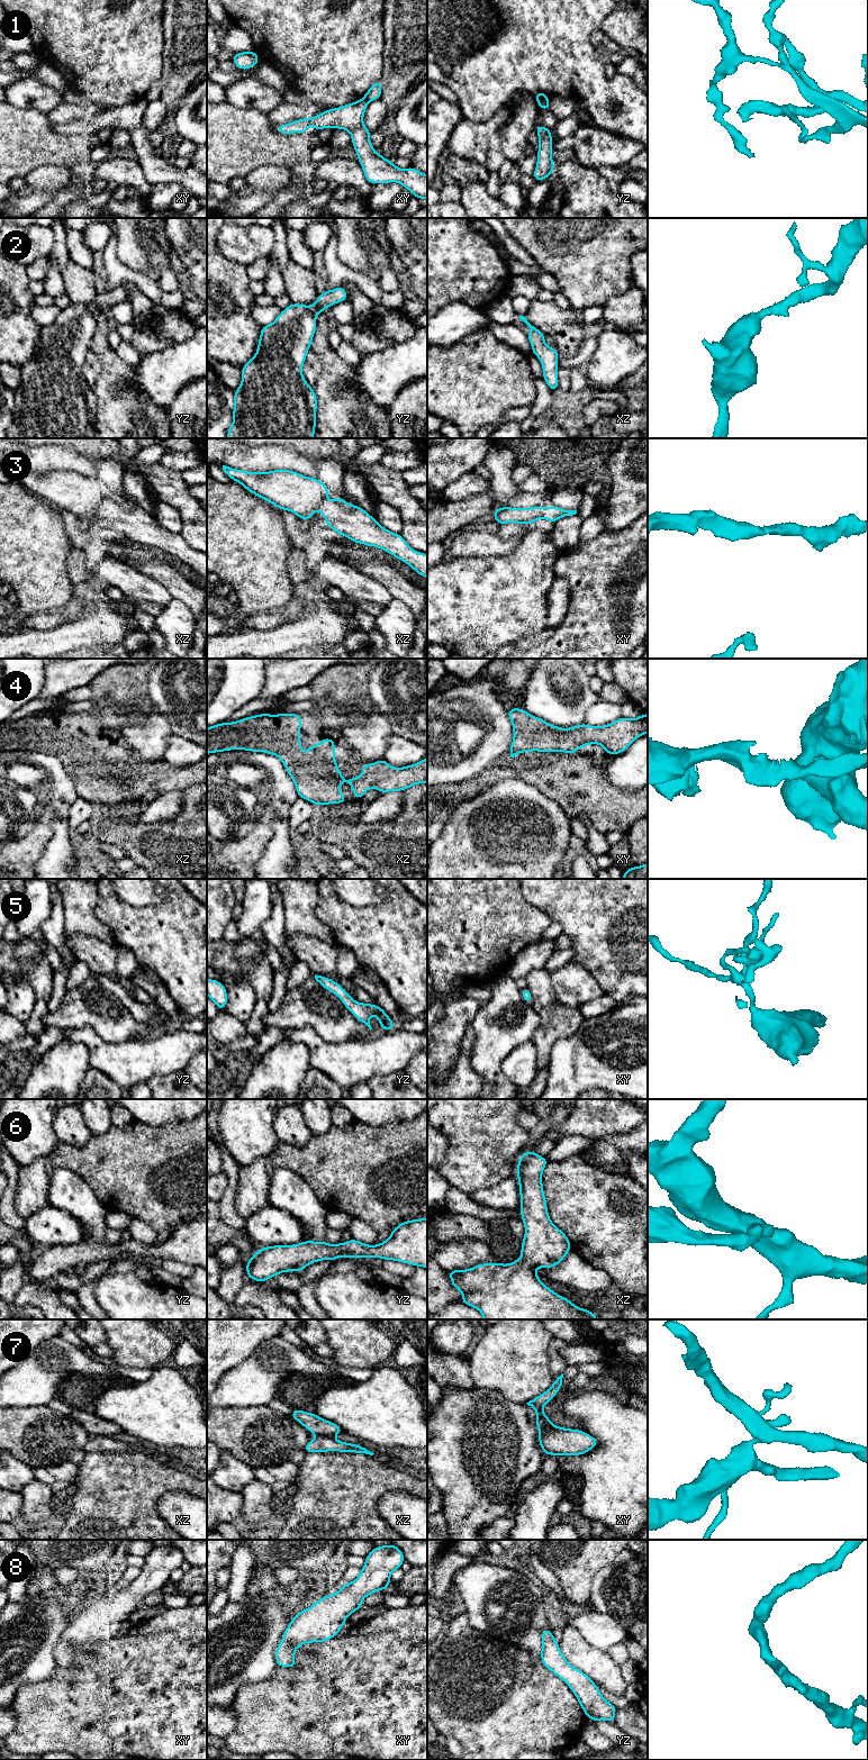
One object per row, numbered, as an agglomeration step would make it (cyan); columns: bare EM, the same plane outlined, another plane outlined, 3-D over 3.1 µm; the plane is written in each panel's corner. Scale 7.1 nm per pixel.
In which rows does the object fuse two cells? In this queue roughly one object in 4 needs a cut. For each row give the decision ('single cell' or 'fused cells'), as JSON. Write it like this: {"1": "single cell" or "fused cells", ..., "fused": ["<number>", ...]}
{"1": "fused cells", "2": "single cell", "3": "single cell", "4": "single cell", "5": "single cell", "6": "single cell", "7": "fused cells", "8": "single cell", "fused": ["1", "7"]}

